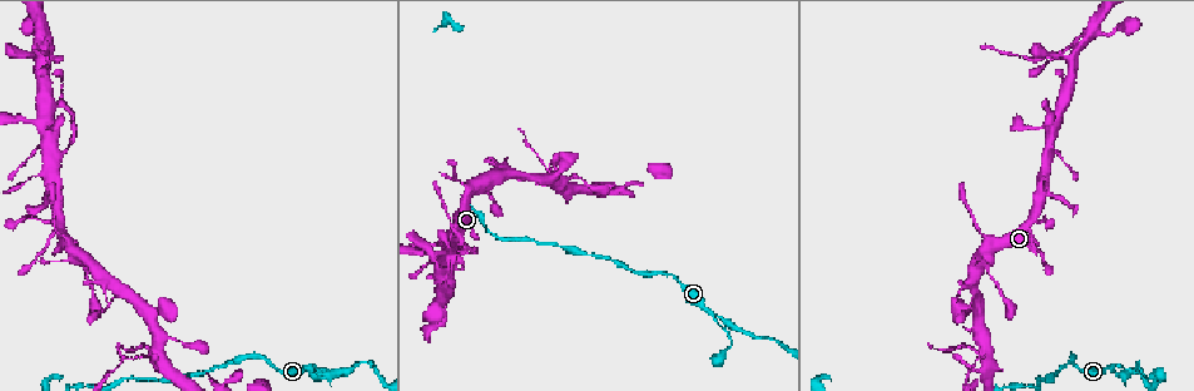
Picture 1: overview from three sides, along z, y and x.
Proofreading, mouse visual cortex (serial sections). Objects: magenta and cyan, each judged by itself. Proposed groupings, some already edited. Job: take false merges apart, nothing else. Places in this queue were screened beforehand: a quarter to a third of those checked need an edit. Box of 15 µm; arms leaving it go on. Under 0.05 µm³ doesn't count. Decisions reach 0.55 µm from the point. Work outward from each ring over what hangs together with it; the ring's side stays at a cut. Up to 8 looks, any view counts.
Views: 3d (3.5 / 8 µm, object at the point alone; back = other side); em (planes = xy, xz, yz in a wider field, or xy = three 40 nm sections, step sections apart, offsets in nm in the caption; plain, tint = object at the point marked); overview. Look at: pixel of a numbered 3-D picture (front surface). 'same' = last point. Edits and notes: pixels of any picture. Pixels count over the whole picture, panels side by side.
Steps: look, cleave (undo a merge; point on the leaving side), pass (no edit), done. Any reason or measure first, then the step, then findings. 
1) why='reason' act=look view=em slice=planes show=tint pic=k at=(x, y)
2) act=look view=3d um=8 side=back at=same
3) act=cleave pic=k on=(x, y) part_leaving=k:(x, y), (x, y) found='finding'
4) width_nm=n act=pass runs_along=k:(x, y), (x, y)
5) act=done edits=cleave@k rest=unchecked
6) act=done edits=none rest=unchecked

why='thin arm on a thick one' act=look view=3d um=3.5 pic=1 at=(48, 121)

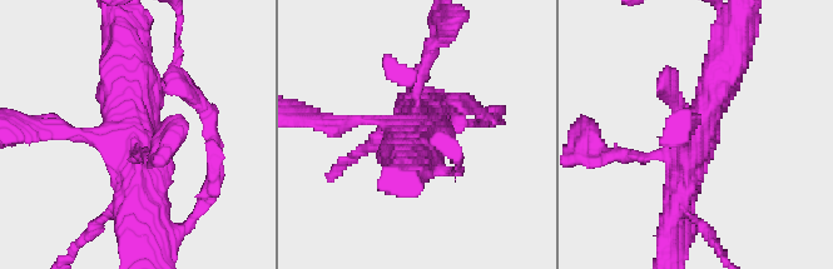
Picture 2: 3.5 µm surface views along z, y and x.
arms=4 arm_widths_nm=150,150,350,500 why='need the tissue' act=look view=em slice=xy step=1 show=tint pic=2 at=(133, 134)

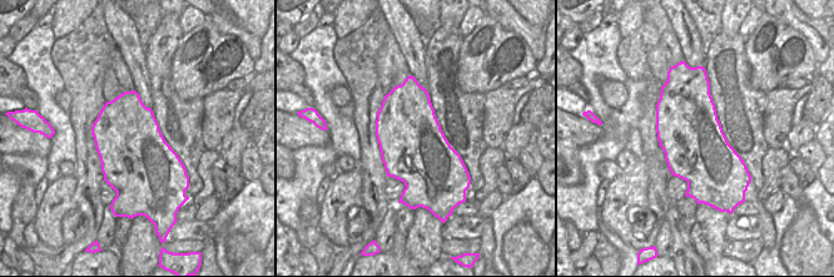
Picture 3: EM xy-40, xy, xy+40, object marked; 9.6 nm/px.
act=pass runs_along=2:(677, 212), (687, 158), (728, 58) found='continuous, no second cell'

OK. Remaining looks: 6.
why='thin neck' act=look view=3d um=3.5 pic=1 at=(432, 244)

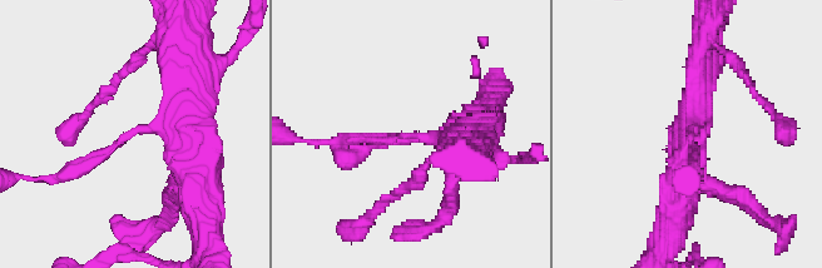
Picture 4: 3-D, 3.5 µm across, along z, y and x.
arm_widths_nm=150,400 why='now the EM' act=look view=em slice=xy step=5 show=tint pic=4 at=(121, 139)

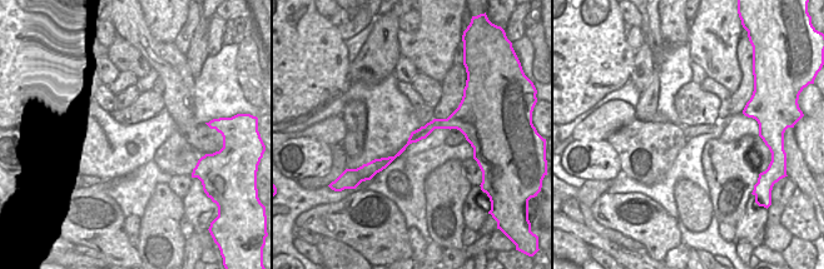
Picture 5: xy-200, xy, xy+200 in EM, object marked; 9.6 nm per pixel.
act=look view=em slice=xy step=3 show=tint at=same

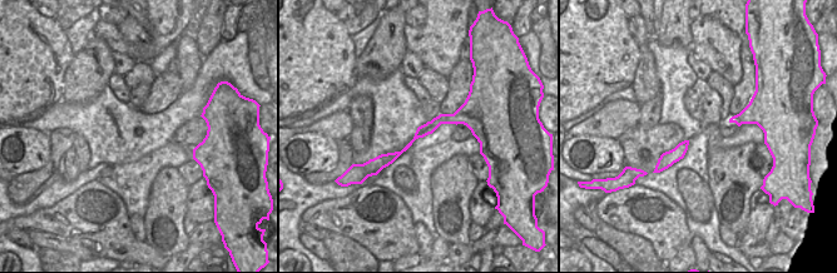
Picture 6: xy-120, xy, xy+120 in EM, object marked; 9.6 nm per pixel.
act=pass runs_along=6:(473, 125), (440, 119), (400, 153), (374, 162) found='all the same cell'

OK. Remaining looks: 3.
why='a narrow waist' act=look view=3d um=3.5 pic=1 at=(58, 56)

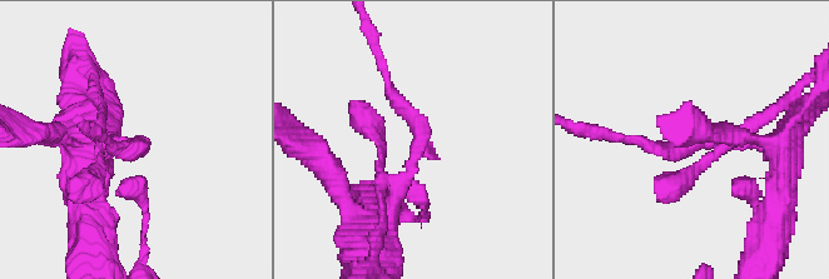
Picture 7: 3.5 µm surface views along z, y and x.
why='now the EM' act=look view=em slice=planes show=tint pic=7 at=(410, 160)

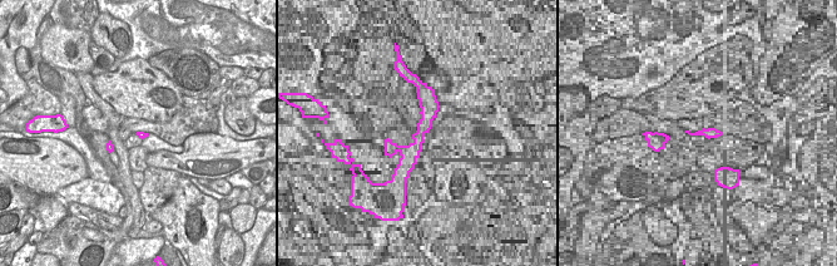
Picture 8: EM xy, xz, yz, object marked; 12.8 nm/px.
act=pass runs_along=7:(375, 229), (421, 147), (395, 95) found='all the same cell'

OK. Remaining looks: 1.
act=done edits=none rest=unchecked

